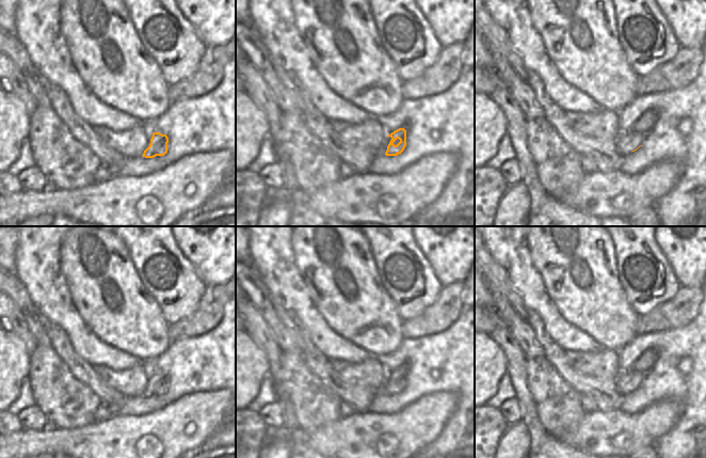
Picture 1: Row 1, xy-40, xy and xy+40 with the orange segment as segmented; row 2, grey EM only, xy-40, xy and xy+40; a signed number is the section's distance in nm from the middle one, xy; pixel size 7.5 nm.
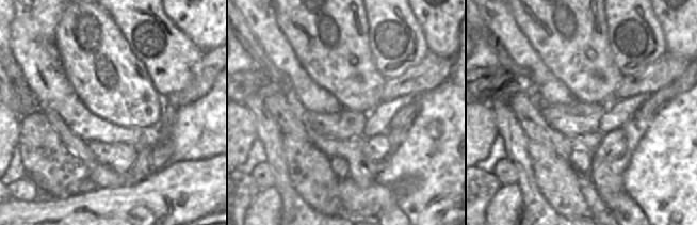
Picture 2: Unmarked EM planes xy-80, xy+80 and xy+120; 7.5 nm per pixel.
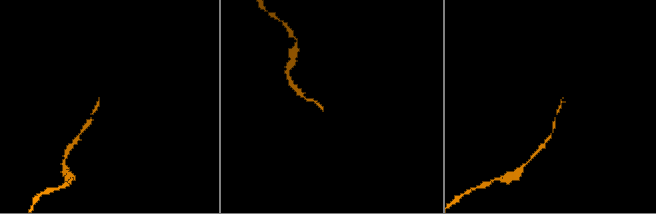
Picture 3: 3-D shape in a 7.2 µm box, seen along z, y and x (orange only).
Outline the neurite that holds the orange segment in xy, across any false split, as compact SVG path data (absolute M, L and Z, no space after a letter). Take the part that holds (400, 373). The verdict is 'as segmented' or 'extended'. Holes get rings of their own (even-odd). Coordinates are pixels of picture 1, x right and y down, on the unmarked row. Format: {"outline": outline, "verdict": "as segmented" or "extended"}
{"outline": "M399 367L388 374L391 377L387 390L385 392L386 395L397 395L401 393L406 385L406 369L404 367Z", "verdict": "as segmented"}

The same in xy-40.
{"outline": "M154 372L149 385L144 390L143 396L154 397L156 395L164 395L167 392L169 377L166 374Z", "verdict": "as segmented"}

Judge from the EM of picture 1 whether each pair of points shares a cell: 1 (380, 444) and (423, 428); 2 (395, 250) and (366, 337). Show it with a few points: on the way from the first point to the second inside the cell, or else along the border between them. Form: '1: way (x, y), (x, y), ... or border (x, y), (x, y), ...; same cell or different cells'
1: way (390, 439), (397, 439), (413, 428); same cell
2: border (373, 263), (380, 282), (396, 308); different cells

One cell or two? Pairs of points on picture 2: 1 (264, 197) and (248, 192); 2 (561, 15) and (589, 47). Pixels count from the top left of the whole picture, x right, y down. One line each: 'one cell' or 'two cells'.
1: two cells
2: one cell

